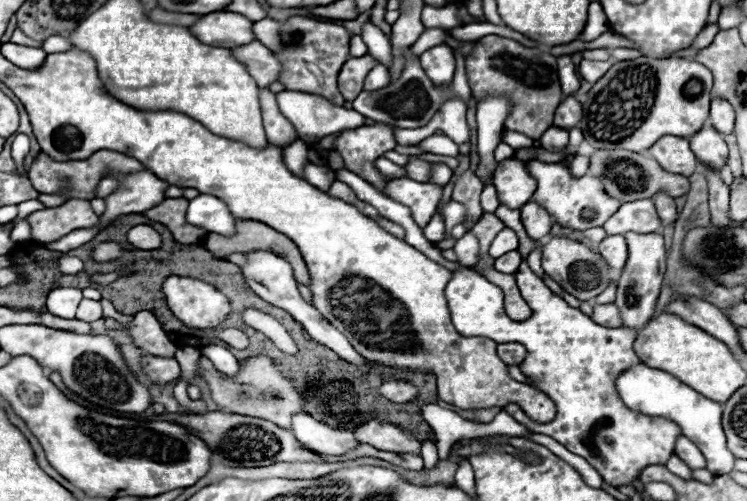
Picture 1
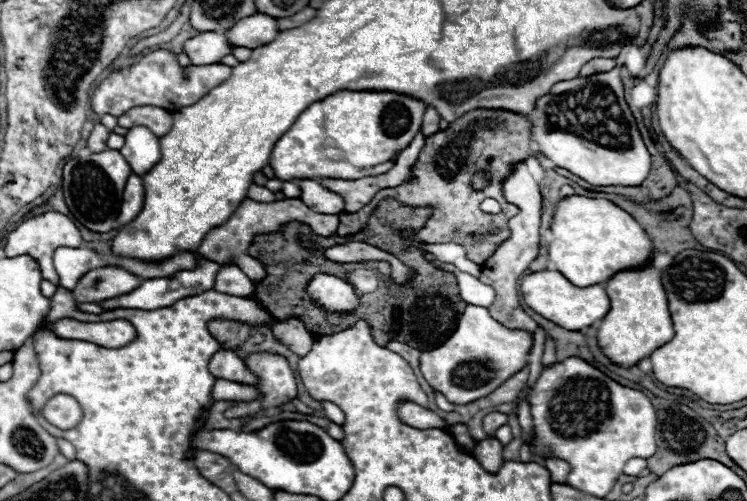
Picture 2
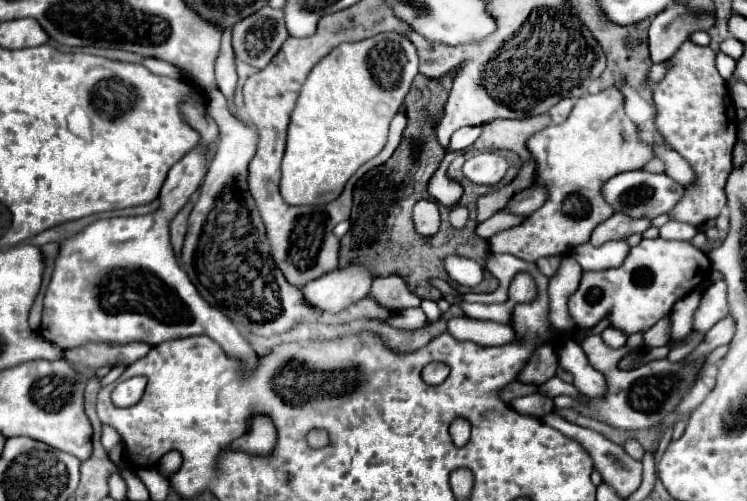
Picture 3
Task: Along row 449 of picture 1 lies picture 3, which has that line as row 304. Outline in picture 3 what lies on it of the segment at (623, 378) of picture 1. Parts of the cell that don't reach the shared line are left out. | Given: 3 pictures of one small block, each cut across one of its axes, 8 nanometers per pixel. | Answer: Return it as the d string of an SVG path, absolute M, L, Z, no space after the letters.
M716 280L708 286L708 290L702 294L700 306L694 312L694 330L696 332L708 332L718 320L728 316L728 300L726 300L726 284L722 280Z

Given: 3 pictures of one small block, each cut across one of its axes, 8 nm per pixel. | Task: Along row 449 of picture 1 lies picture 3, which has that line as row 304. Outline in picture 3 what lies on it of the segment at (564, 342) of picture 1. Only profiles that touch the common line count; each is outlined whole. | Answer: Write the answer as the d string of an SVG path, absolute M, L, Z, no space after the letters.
M642 240L638 246L630 248L626 260L620 268L608 268L604 272L582 274L582 284L578 292L570 296L568 312L574 320L576 330L592 330L598 322L608 318L612 328L626 332L626 336L636 332L646 332L662 316L672 312L672 306L684 298L692 286L698 288L704 282L704 252L694 248L690 242L674 240Z

